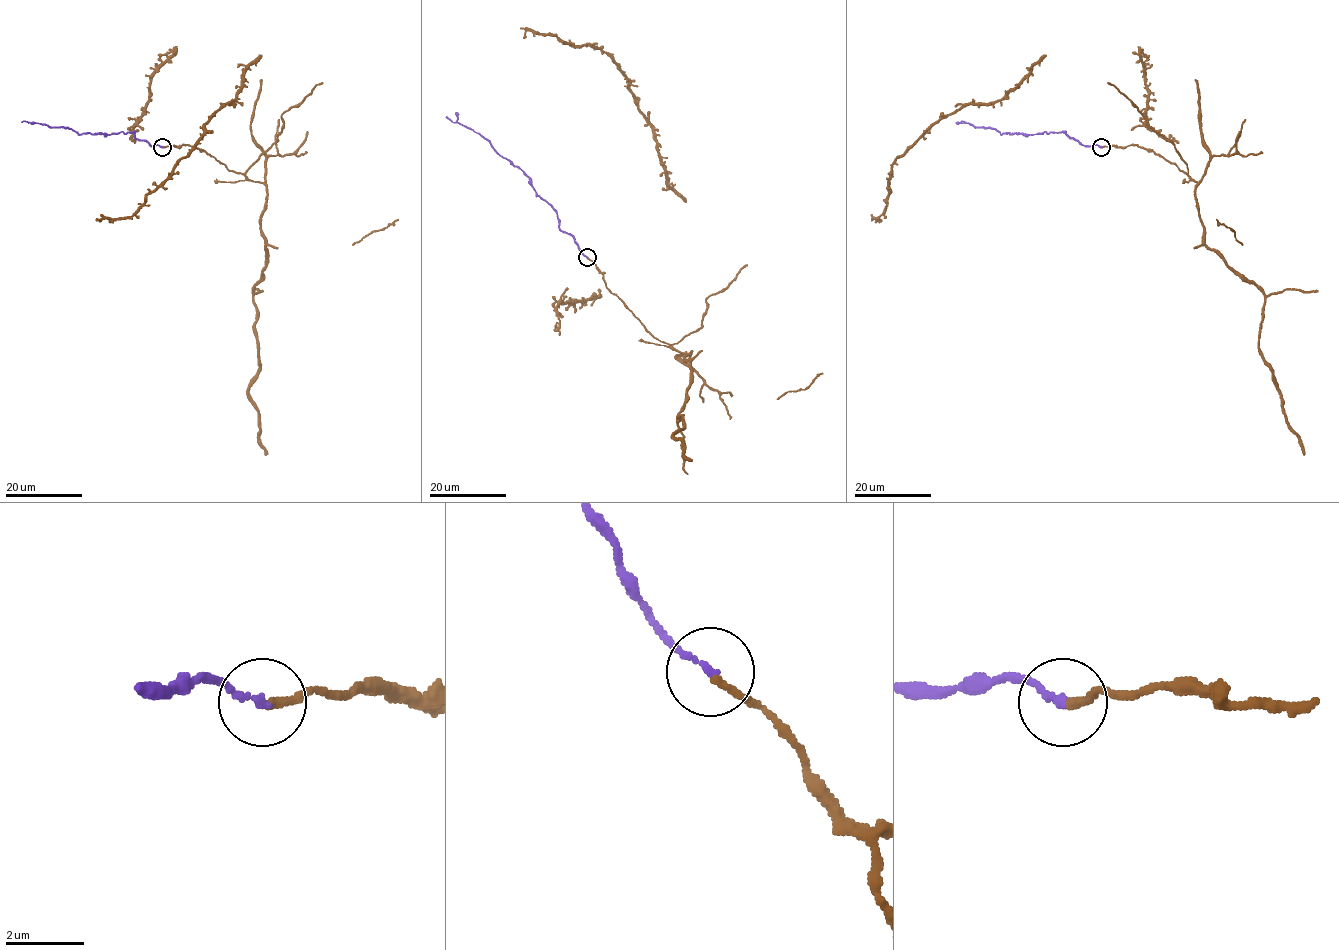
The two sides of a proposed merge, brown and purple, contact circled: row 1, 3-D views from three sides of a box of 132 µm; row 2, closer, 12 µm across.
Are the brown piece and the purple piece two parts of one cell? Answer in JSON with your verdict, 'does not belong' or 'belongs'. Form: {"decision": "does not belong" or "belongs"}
{"decision": "belongs"}

